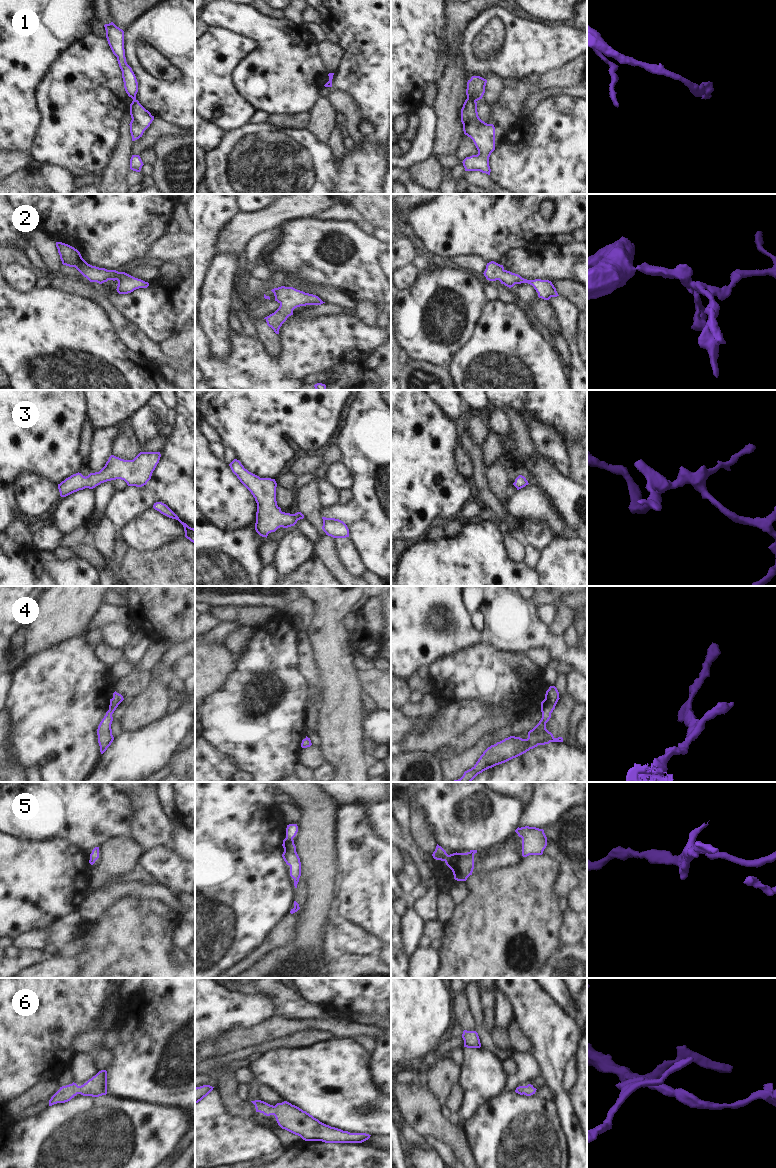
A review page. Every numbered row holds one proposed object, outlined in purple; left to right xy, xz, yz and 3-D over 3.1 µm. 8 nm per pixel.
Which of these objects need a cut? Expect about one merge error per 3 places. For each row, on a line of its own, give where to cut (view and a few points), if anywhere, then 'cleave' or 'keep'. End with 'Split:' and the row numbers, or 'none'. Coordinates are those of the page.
1: yz (467, 97), (475, 101) | cleave
2: no cut | keep
3: no cut | keep
4: no cut | keep
5: xz (286, 836), (292, 839) | cleave
6: no cut | keep
Split: 1, 5

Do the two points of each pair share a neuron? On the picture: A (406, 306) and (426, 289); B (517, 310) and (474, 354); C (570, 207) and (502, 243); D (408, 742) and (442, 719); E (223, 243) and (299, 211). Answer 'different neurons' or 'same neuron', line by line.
A: same neuron
B: same neuron
C: same neuron
D: same neuron
E: same neuron

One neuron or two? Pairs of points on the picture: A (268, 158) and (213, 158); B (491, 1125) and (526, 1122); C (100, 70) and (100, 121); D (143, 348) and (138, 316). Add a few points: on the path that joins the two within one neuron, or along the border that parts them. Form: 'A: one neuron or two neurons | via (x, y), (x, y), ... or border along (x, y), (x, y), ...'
A: one neuron | via (254, 158), (227, 158)
B: one neuron | via (500, 1125), (517, 1125)
C: one neuron | via (99, 83), (99, 108)
D: two neurons | border along (122, 315), (158, 345)

